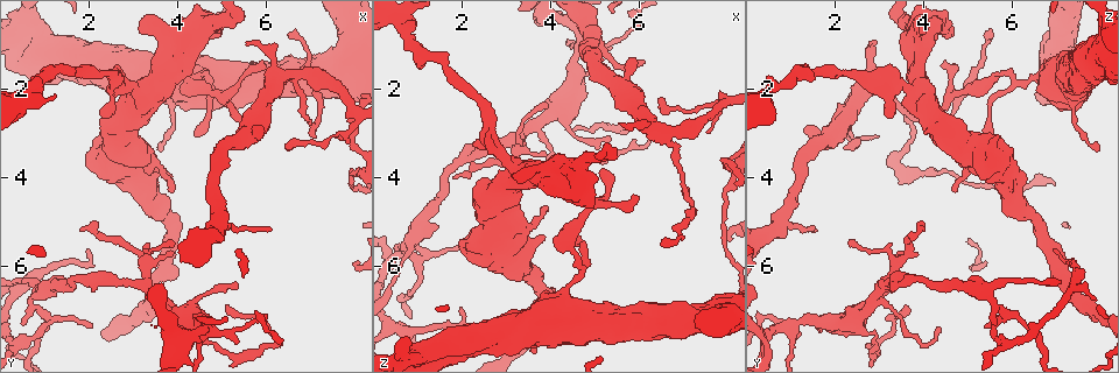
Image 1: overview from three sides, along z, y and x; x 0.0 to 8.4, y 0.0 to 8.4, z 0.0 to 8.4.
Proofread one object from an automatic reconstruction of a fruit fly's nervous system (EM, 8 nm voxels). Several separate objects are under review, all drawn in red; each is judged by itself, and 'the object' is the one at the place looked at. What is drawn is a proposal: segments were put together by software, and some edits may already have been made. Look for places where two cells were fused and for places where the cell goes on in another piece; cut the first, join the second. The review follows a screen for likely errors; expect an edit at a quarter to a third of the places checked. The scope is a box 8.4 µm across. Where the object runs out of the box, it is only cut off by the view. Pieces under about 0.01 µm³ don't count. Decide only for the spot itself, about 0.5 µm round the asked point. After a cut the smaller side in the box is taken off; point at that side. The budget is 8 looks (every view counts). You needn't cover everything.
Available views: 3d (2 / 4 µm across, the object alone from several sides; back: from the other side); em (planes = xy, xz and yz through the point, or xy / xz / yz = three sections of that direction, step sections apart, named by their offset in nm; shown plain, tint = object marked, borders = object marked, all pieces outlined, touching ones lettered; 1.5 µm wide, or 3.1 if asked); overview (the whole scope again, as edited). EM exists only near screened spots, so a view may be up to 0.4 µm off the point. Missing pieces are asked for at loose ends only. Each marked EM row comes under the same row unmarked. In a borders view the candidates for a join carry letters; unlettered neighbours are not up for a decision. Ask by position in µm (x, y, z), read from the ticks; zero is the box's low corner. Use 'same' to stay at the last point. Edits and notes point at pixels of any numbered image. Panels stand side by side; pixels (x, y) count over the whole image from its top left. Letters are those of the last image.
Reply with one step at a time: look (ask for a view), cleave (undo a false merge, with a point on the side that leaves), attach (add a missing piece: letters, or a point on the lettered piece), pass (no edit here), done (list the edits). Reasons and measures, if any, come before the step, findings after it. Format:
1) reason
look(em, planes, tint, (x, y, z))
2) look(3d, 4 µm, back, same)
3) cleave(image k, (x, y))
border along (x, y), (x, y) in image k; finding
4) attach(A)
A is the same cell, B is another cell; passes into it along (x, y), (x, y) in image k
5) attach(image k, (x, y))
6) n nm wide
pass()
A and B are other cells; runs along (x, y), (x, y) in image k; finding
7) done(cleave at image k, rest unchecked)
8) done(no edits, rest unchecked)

look(em, yz, step 4, borders, (0.95, 7.05, 5.80))

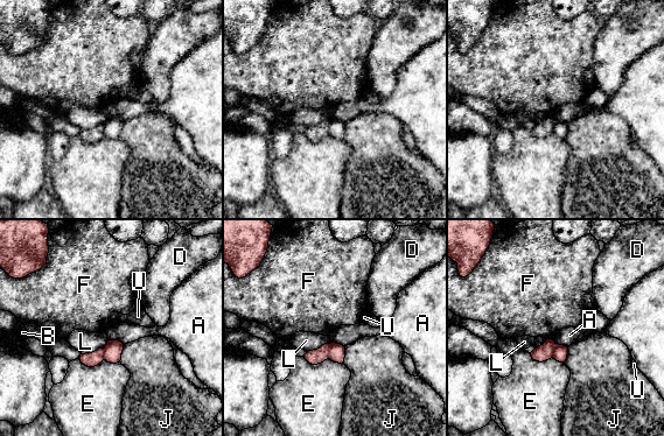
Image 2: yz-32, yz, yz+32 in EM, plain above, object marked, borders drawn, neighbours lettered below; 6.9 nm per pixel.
cleave(image 2, (319, 356))
A, B, D, E, F, J, L and U are other cells; border along (329, 344), (327, 358) in image 2; two cells meet here

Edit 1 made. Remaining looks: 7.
free end
look(3d, 4 µm, (2.50, 3.50, 6.05))

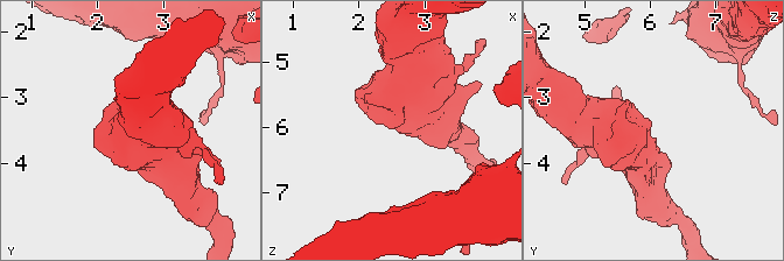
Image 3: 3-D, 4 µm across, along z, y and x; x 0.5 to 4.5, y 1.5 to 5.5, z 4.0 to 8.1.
now the EM
look(em, planes, borders, (2.45, 3.45, 6.05))

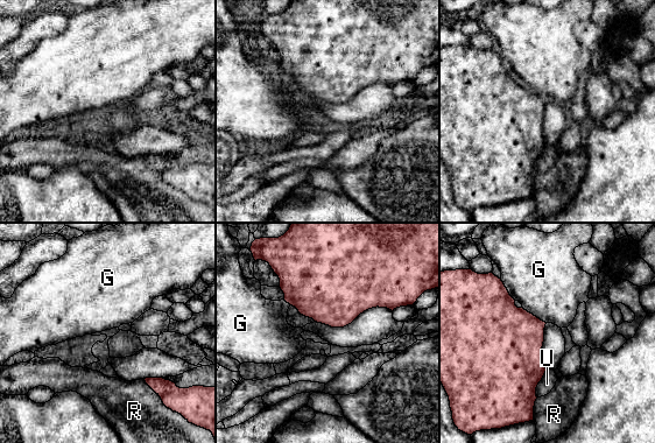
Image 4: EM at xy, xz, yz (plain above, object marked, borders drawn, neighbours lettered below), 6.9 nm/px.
pass()
G, R and U are other cells; border along (522, 307), (546, 323) in image 4; none of them fits

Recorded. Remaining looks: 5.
sudden change in width
look(em, planes, borders, (4.30, 1.75, 6.75))

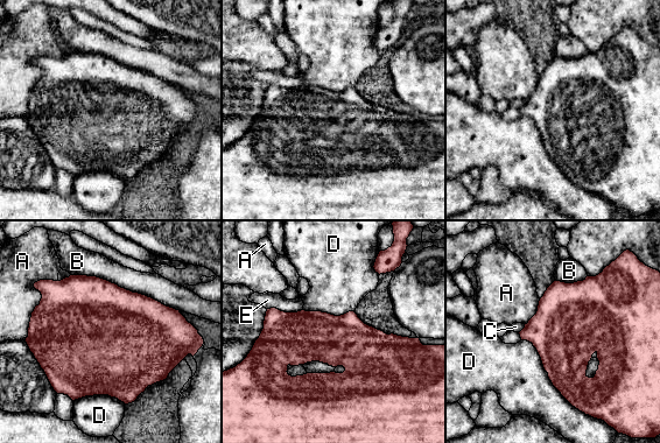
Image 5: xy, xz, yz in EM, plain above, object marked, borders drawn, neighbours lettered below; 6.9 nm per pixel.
550 nm wide; B touches over 800 nm
pass()
A, B, C, D and E are other cells; all the same cell

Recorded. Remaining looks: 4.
done(cleave at image 2, rest unchecked)

